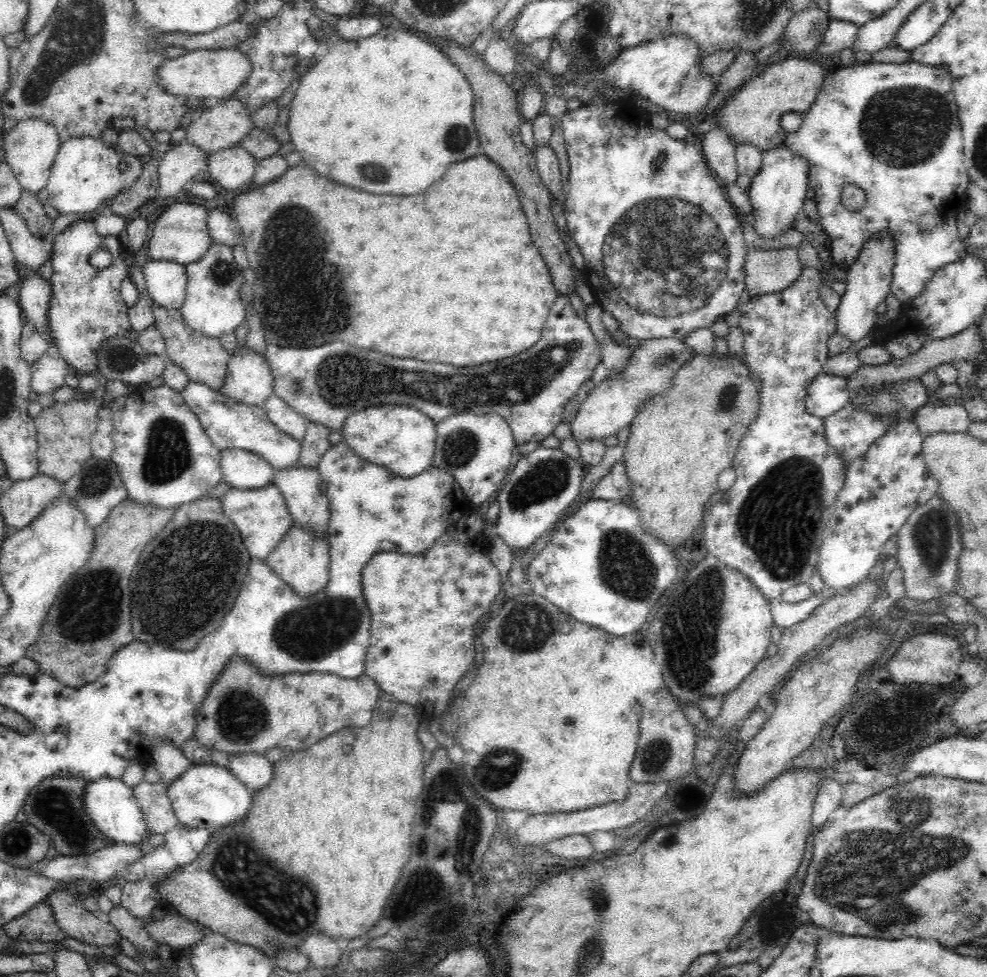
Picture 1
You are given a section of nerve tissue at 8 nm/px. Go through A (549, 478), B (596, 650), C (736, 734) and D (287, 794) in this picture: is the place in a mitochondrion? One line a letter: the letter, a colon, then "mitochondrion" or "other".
A: mitochondrion
B: other
C: other
D: other

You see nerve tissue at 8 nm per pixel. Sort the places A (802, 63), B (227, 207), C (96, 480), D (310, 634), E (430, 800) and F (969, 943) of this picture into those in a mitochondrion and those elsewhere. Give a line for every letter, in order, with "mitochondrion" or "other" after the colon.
A: other
B: other
C: mitochondrion
D: mitochondrion
E: other
F: other

